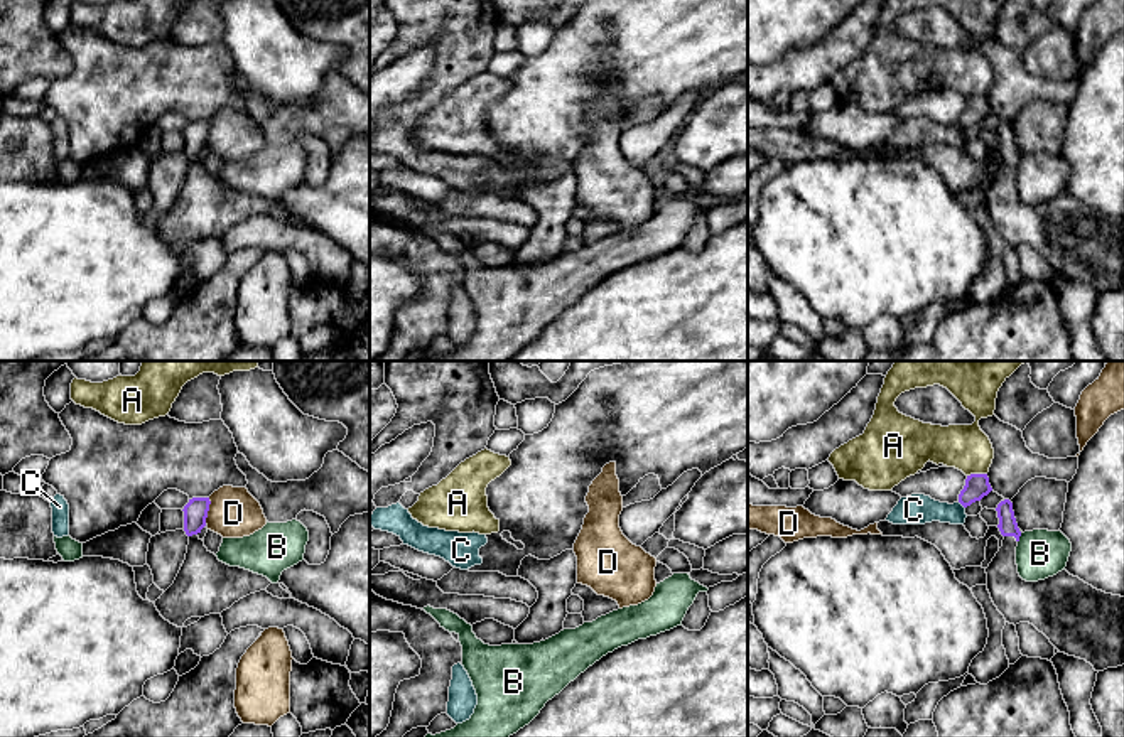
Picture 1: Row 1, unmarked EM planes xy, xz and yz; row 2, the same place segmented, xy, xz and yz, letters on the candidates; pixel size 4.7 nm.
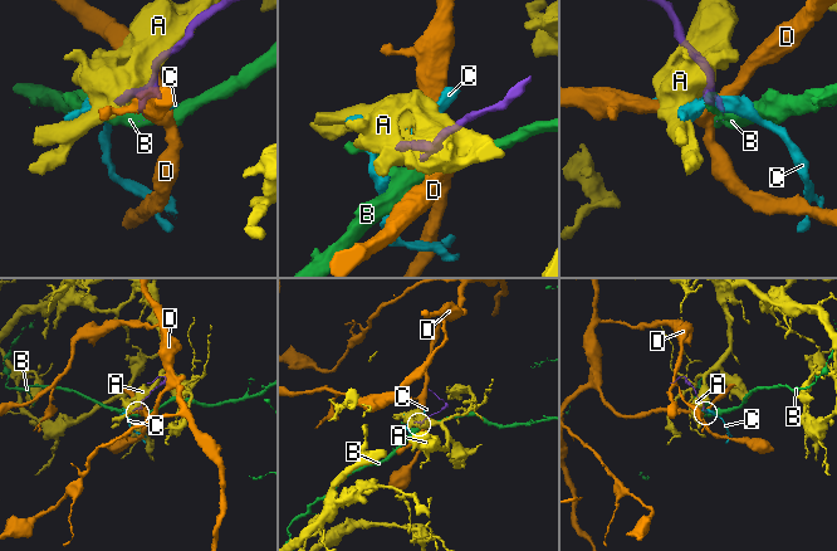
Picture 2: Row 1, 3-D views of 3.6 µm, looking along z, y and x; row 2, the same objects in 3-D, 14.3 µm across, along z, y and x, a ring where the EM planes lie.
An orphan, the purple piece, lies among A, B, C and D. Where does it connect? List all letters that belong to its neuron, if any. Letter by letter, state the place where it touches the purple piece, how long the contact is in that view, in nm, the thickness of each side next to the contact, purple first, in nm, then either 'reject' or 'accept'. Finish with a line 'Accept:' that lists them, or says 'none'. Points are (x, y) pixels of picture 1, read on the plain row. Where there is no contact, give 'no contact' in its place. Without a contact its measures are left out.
A: yz (976, 96) | 100 nm | 120/220 nm | reject
B: yz (1018, 161) | 50 nm | 90/240 nm | reject
C: yz (961, 125) | 50 nm | 120/140 nm | reject
D: xy (206, 134) | 130 nm | 110/240 nm | reject
Accept: none

